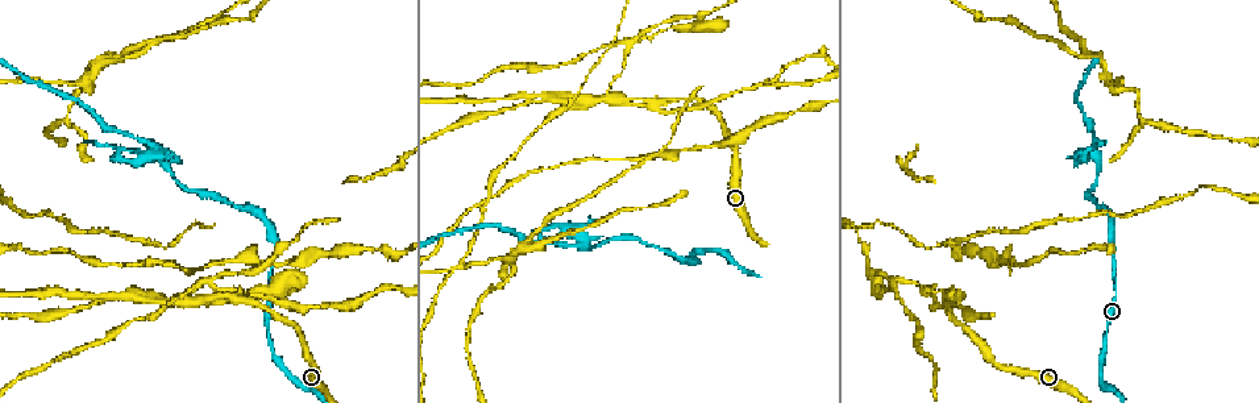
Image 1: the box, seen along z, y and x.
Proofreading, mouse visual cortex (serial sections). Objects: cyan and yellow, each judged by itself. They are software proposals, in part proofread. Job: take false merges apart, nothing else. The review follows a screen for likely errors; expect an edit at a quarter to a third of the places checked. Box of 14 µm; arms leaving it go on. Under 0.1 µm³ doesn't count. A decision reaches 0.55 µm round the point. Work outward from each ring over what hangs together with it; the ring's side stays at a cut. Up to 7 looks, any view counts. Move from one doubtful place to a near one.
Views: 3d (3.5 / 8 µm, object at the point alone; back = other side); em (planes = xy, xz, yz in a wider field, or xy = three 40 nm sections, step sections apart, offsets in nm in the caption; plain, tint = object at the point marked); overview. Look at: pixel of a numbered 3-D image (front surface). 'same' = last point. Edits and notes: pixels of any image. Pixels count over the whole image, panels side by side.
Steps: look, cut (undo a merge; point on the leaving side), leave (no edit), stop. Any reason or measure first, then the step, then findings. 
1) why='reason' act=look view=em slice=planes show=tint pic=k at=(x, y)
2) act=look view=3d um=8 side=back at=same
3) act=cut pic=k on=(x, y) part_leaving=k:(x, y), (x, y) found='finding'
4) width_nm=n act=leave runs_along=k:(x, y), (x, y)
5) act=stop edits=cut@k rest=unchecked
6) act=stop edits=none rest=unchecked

why='three-way junction' act=look view=3d um=3.5 pic=1 at=(583, 243)

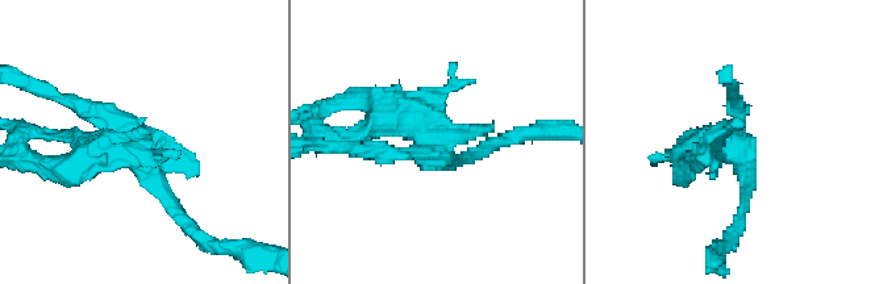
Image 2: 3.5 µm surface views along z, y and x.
why='shape alone is not enough' act=look view=em slice=xy step=5 show=tint pic=2 at=(135, 140)

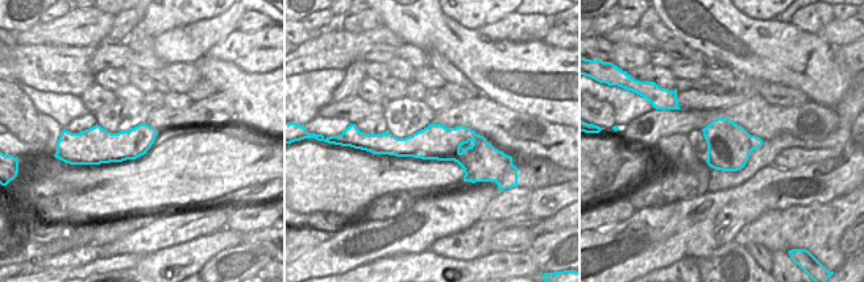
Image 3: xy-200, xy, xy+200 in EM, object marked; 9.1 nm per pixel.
act=cut pic=2 on=(409, 96) part_leaving=2:(429, 138), (376, 99), (324, 108) found='a second cell is stuck on'

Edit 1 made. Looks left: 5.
why='branch point' act=look view=3d um=3.5 side=back pic=1 at=(663, 101)

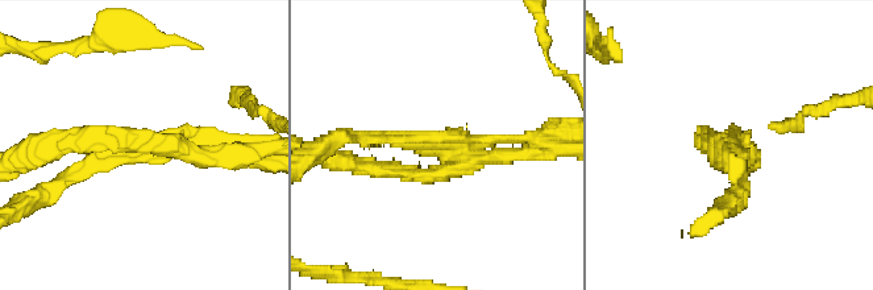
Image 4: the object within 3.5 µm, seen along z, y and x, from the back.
why='shape alone is not enough' act=look view=em slice=xy step=1 show=tint pic=4 at=(740, 152)

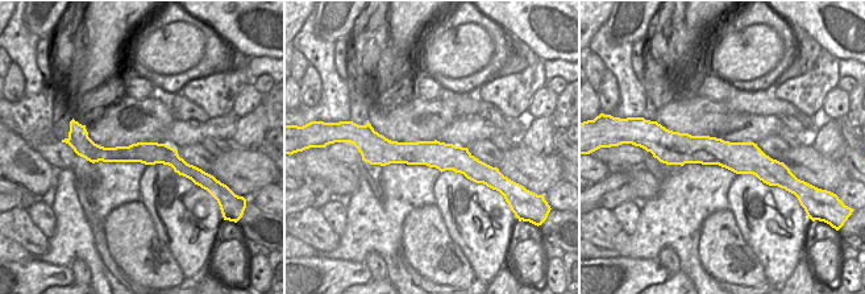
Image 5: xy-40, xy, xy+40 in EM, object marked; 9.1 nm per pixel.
act=cut pic=4 on=(400, 173) found='two cells meet here'

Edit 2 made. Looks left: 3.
act=stop edits=cut@2,cut@4 rest=unchecked

